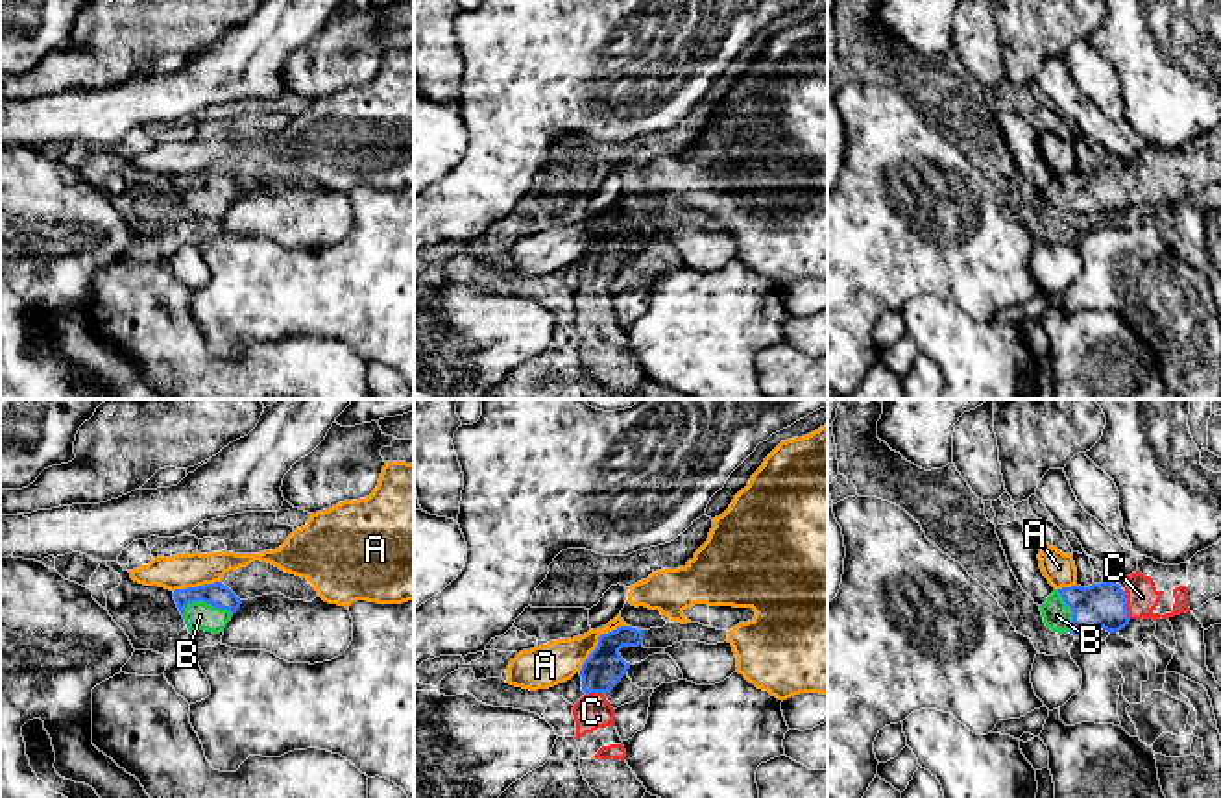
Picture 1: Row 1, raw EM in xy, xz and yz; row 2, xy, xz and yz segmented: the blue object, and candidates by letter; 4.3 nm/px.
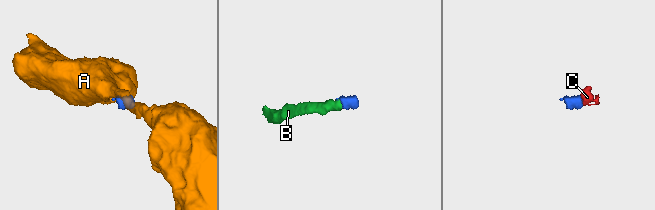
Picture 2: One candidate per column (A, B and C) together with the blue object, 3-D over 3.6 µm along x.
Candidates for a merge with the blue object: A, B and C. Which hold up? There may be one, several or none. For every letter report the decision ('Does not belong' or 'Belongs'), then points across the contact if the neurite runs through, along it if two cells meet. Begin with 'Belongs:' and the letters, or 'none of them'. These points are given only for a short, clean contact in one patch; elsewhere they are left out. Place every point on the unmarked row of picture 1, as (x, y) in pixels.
Belongs: B, C
A: Does not belong. Boundary: xz (627, 211), (604, 218), (579, 257)
B: Belongs. Path across: xy (218, 181), (205, 187), (200, 202)
C: Belongs. Path across: yz (1103, 191), (1125, 191), (1142, 183)

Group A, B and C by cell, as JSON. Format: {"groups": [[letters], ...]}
{"groups": [["A"], ["B", "C"]]}

